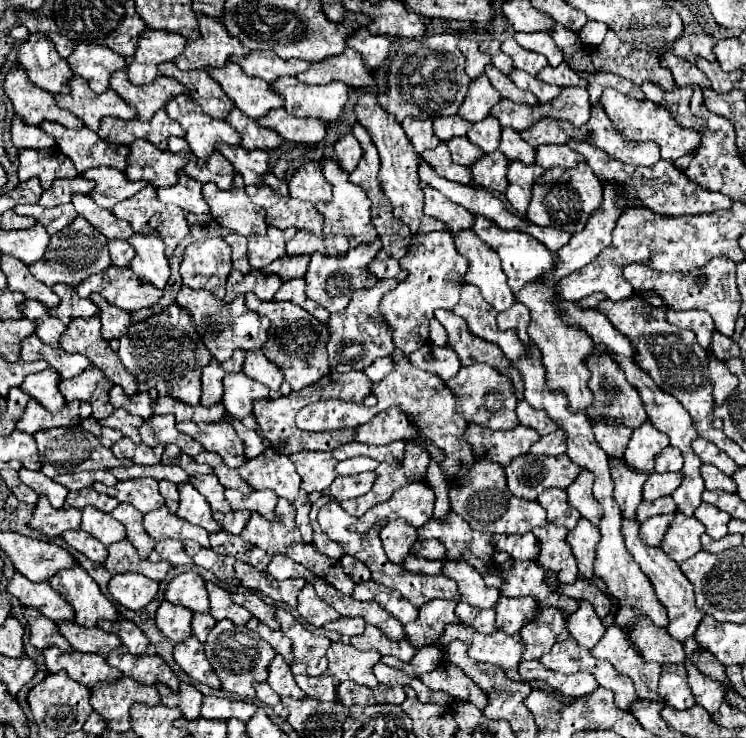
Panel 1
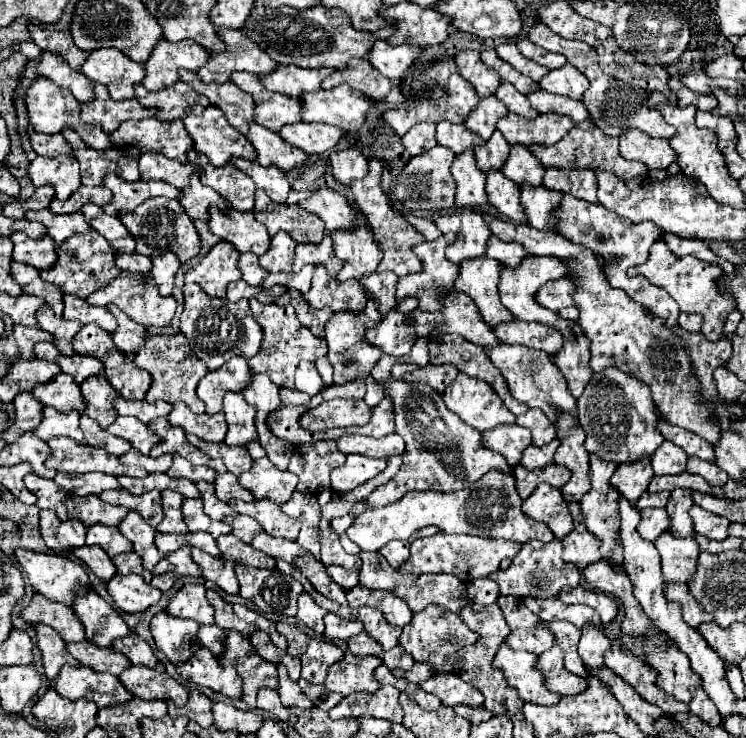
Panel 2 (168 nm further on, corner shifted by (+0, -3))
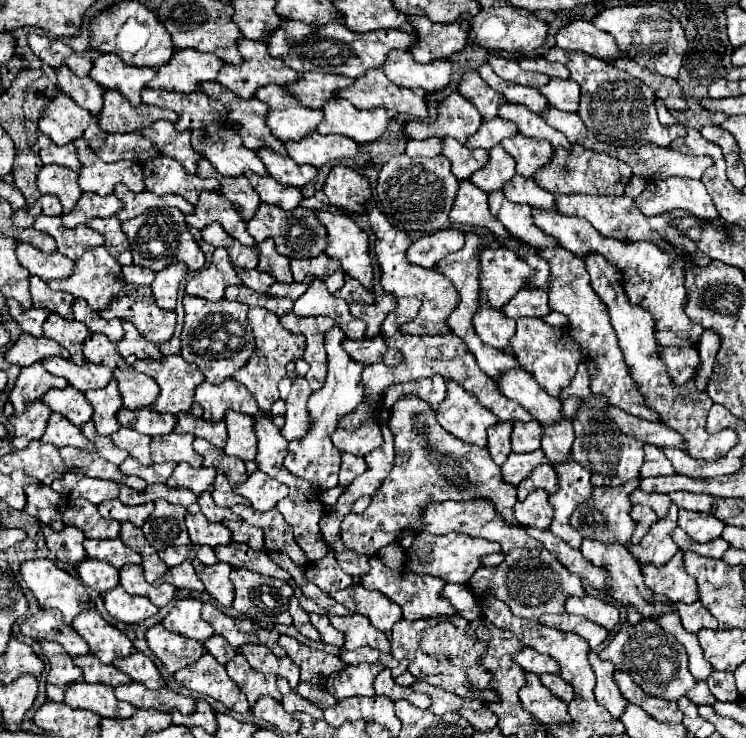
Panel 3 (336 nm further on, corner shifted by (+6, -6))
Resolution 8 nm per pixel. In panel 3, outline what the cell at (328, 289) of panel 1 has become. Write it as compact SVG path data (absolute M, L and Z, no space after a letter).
M313 280L307 292L295 300L293 312L297 316L329 316L345 332L349 340L365 336L365 322L349 314L349 306L339 296L333 296L321 280Z

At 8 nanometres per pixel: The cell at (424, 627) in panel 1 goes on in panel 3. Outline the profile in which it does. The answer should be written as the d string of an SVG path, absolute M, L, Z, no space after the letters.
M453 614L449 620L399 620L391 632L387 632L391 642L391 654L397 660L409 660L409 672L431 684L481 702L499 702L499 696L489 688L493 674L481 666L481 656L487 652L487 644L481 642L471 628L471 624Z

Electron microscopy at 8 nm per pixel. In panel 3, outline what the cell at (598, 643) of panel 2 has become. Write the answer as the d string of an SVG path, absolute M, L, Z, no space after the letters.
M589 652L589 662L591 668L597 676L597 686L595 686L595 698L601 706L605 706L609 710L609 714L619 720L619 716L625 712L625 698L619 692L619 686L613 678L613 666L609 666L609 662L601 662L601 658L595 652Z

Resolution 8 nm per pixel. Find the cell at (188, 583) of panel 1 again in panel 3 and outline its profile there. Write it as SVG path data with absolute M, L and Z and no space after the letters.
M193 598L179 600L175 602L173 610L165 616L161 624L171 632L177 632L181 636L193 638L203 644L207 638L213 636L213 626L203 622L201 606L203 606L201 600L193 600Z

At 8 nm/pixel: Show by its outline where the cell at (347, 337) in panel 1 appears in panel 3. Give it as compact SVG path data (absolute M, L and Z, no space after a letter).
M335 326L335 330L329 330L329 334L325 334L329 374L327 374L325 386L321 390L313 392L311 398L309 398L311 426L309 426L307 434L301 440L289 442L287 456L285 456L285 468L291 474L307 480L317 494L323 494L325 490L339 484L337 482L337 472L339 472L341 452L337 452L335 446L331 444L331 432L337 428L341 416L353 412L363 402L363 384L361 384L363 366L359 362L353 362L345 354L345 350L341 348L343 340L345 340L345 334L341 334L341 328L337 328L337 326Z

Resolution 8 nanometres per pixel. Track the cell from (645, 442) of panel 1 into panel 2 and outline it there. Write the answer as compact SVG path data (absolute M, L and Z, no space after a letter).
M643 457L639 461L623 463L611 477L611 485L619 489L623 497L627 497L631 503L637 503L637 499L647 491L647 485L653 477L653 469L649 463L649 457Z

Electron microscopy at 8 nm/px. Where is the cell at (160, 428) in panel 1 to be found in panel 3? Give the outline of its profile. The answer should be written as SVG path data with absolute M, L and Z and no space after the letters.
M167 434L155 436L151 440L151 458L155 464L163 462L187 462L193 468L199 468L203 458L193 450L193 434Z

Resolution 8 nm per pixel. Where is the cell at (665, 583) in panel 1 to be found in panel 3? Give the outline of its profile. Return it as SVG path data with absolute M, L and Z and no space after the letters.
M697 600L693 604L681 604L677 602L677 612L681 616L683 628L687 632L699 632L701 628L717 628L717 620L711 616L711 612Z

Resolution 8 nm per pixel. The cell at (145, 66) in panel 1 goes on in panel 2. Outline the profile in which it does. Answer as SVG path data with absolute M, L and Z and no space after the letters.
M161 39L149 59L145 61L145 77L141 85L147 91L159 91L169 85L173 85L179 77L179 69L197 71L207 61L209 53L199 47L191 39L183 39L179 43L171 43L167 39Z

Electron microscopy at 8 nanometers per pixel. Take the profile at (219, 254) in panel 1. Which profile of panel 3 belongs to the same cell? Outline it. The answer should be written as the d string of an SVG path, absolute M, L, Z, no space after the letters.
M217 248L209 268L203 268L193 278L189 278L187 294L205 298L209 302L219 302L223 300L223 292L227 286L239 286L239 284L241 280L237 278L237 272L229 262L227 250Z

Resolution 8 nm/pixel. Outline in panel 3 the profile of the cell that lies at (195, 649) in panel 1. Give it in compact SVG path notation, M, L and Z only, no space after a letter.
M205 652L197 662L185 666L173 678L193 690L199 692L201 696L209 696L225 704L229 710L241 712L241 714L251 714L251 706L245 698L245 694L235 686L235 682L227 676L225 666L219 664L209 652Z

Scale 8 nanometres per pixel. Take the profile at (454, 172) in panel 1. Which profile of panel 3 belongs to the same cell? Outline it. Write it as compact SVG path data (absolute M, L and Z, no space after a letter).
M399 154L383 164L375 186L375 198L377 208L401 230L435 232L451 226L449 212L453 208L457 190L459 182L453 178L451 162L443 154L437 158L409 158L407 154Z

